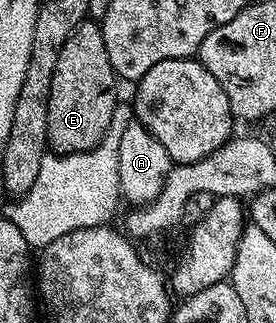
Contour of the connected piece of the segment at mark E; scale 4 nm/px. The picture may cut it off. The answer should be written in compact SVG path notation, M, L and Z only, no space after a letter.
M86 20L67 36L67 44L55 60L55 76L51 76L51 92L47 104L47 136L49 150L54 154L82 154L94 150L105 138L108 130L114 128L113 114L119 107L117 101L117 73L111 68L111 56L107 56L107 44L103 44L100 21Z

